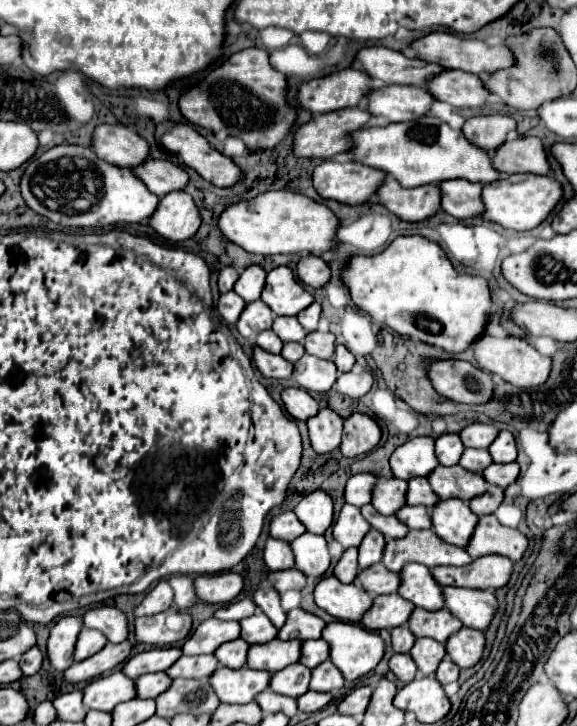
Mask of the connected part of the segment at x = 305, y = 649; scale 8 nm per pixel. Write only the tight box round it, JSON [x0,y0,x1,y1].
[300,640,328,668]

